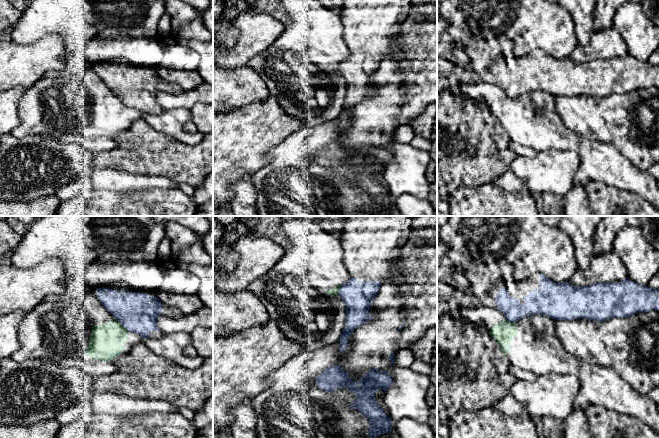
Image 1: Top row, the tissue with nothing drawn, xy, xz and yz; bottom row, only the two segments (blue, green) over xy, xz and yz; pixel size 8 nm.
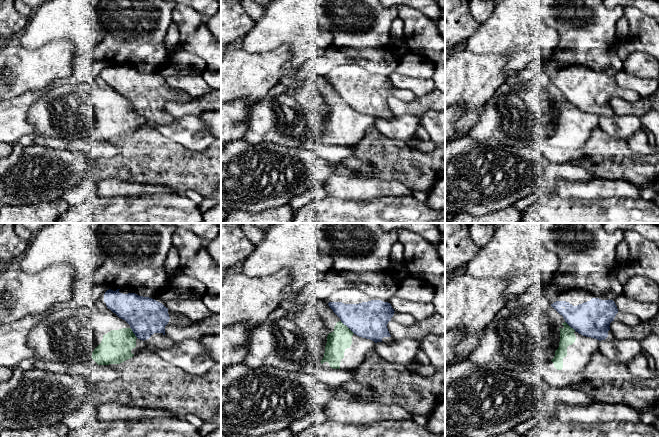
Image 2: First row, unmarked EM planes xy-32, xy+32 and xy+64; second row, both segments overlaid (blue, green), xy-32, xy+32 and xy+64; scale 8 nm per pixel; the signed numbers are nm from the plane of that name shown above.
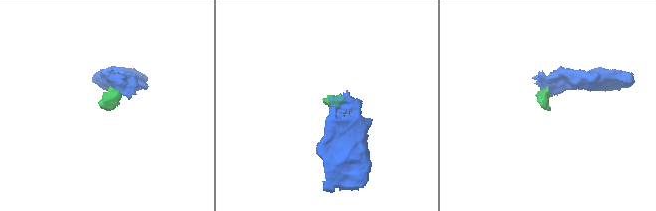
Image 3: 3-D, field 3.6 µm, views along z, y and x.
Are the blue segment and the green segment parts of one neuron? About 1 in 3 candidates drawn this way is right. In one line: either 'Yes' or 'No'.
No

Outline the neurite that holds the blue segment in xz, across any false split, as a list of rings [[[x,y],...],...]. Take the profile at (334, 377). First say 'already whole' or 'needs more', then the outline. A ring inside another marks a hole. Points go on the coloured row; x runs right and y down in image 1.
already whole | [[[333,365],[323,371],[316,378],[316,386],[326,392],[333,392],[337,388],[348,389],[356,394],[356,400],[348,405],[350,409],[357,409],[370,423],[367,432],[369,438],[377,438],[384,433],[392,431],[392,419],[375,401],[377,391],[387,392],[394,383],[389,376],[389,371],[380,371],[376,368],[370,369],[362,379],[353,381],[339,365]]]

